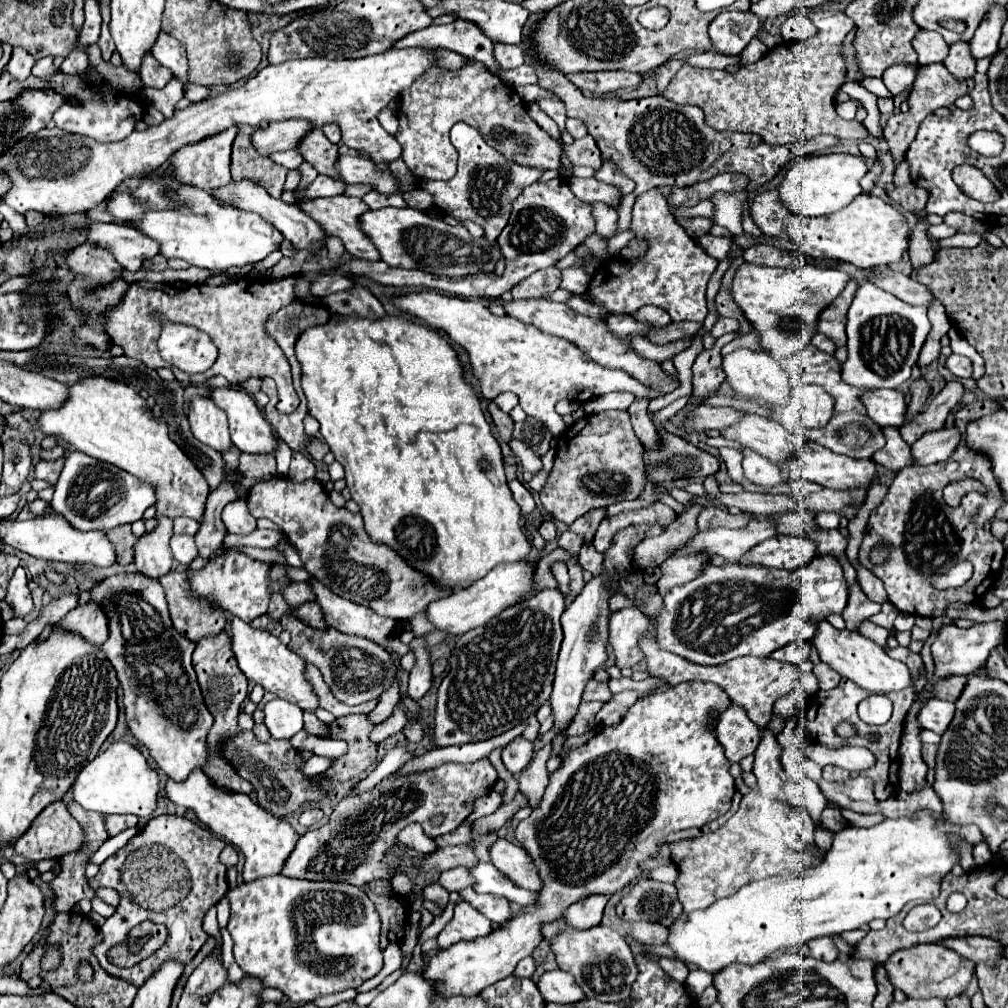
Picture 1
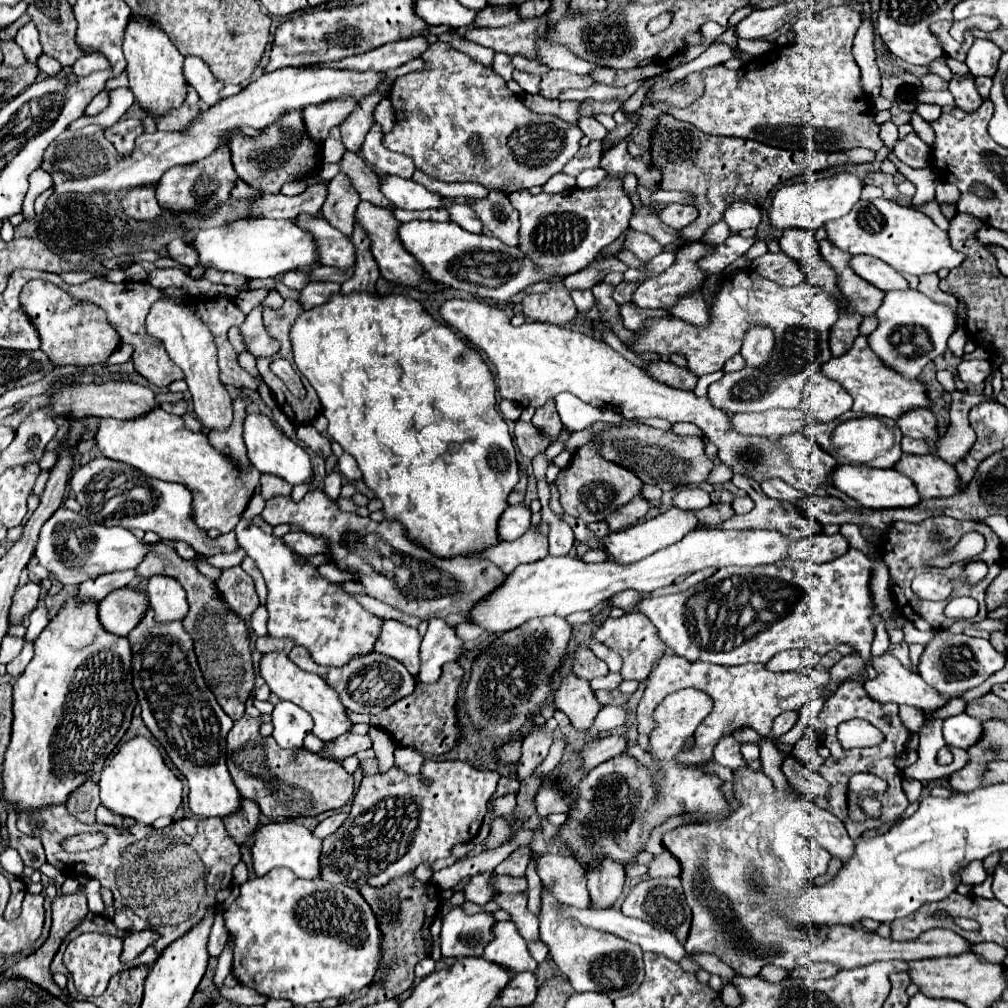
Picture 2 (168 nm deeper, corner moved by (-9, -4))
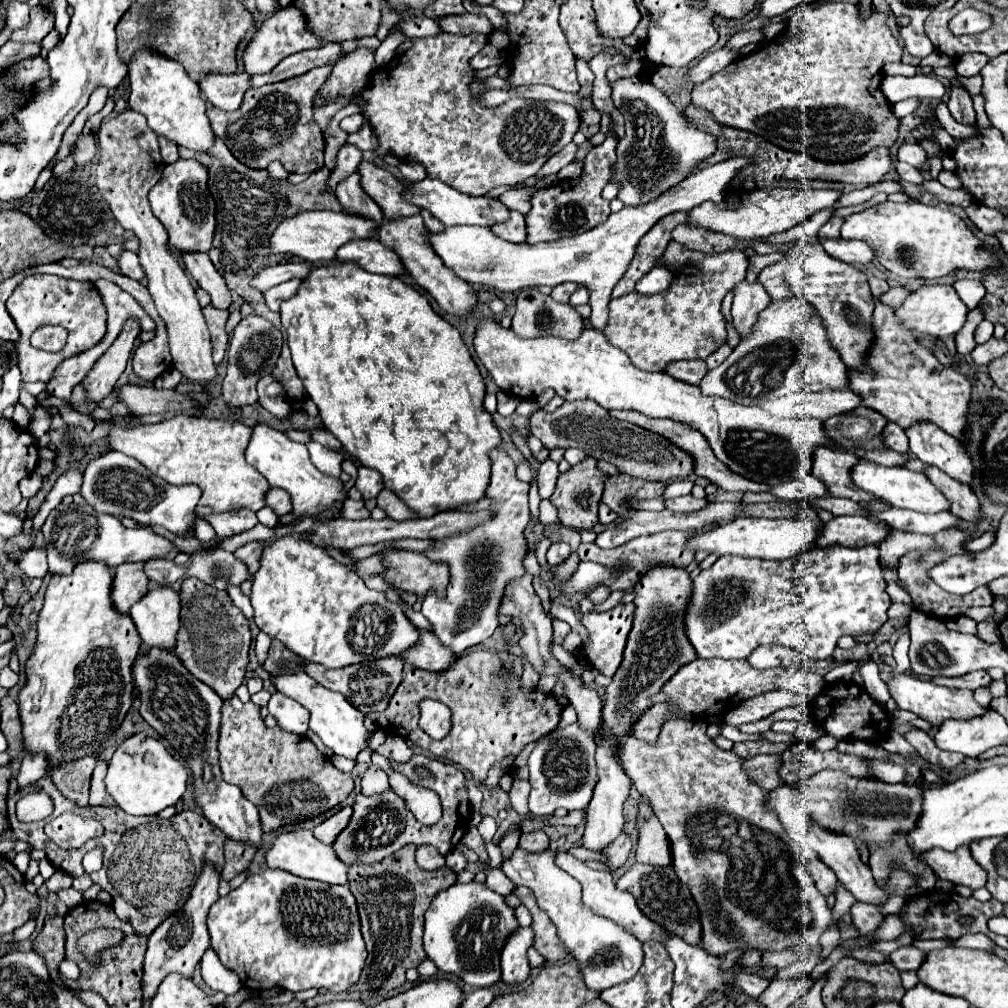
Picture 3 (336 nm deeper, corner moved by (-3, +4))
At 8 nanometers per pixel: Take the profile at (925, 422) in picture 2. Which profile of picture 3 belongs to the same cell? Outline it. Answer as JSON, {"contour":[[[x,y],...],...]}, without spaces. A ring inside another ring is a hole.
{"contour":[[[929,422],[913,424],[913,428],[907,428],[905,432],[913,456],[917,456],[925,464],[941,468],[955,480],[971,484],[975,466],[971,456],[959,444],[957,438],[949,436],[947,432],[941,432],[937,424],[929,424]]]}

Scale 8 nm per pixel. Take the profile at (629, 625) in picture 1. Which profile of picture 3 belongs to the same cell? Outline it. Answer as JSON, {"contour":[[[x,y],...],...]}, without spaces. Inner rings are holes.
{"contour":[[[617,604],[607,612],[591,612],[581,616],[581,624],[591,636],[591,646],[585,650],[587,660],[605,676],[613,676],[621,666],[625,640],[633,626],[635,604]]]}

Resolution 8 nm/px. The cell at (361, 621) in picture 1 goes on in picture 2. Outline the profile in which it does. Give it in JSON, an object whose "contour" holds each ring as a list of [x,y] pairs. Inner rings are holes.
{"contour":[[[385,620],[379,636],[379,644],[375,644],[375,652],[391,656],[405,664],[405,668],[417,676],[419,674],[419,646],[423,636],[417,628],[409,628],[395,620]]]}

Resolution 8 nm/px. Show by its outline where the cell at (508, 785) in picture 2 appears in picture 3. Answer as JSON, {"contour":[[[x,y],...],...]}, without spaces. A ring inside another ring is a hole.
{"contour":[[[483,816],[481,822],[477,824],[477,830],[479,830],[479,834],[483,836],[485,842],[493,840],[493,836],[495,836],[495,818],[491,818],[491,816]]]}

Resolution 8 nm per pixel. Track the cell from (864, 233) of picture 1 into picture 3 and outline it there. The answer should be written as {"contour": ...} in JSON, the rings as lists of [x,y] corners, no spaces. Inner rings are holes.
{"contour":[[[881,202],[861,212],[843,218],[841,238],[863,240],[869,244],[879,262],[897,276],[903,278],[939,278],[955,270],[985,270],[999,262],[999,256],[985,250],[981,240],[967,228],[967,224],[953,212],[939,206],[927,206],[921,202],[899,204]]]}

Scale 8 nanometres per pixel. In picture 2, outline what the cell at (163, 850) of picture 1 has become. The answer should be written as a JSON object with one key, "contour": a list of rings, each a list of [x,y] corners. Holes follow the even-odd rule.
{"contour":[[[55,804],[33,814],[21,810],[17,828],[27,836],[39,836],[47,862],[65,876],[97,878],[103,888],[109,888],[115,896],[115,926],[119,930],[159,932],[161,938],[145,952],[149,960],[155,960],[167,944],[193,928],[209,906],[215,906],[215,894],[231,886],[231,872],[241,860],[239,848],[227,836],[223,820],[219,818],[183,818],[163,830],[155,830],[141,822],[131,828],[115,828],[97,822],[83,824],[71,816],[63,804]],[[37,824],[41,824],[41,828],[35,828]],[[79,832],[103,832],[107,844],[95,852],[65,852],[61,846],[63,838]],[[203,902],[205,910],[199,910]],[[147,920],[159,920],[159,924],[149,924]]]}

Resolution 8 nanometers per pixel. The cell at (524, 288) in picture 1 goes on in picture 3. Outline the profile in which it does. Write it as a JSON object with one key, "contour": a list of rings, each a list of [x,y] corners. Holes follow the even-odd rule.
{"contour":[[[537,288],[521,290],[515,306],[517,312],[511,328],[521,338],[555,334],[575,340],[583,330],[583,320],[575,308],[541,294]]]}

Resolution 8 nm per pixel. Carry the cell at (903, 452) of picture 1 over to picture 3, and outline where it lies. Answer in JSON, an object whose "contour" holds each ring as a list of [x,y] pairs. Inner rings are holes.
{"contour":[[[925,466],[925,476],[943,492],[943,496],[951,504],[951,512],[961,520],[977,520],[979,518],[979,500],[971,486],[953,480],[945,472],[933,466]]]}

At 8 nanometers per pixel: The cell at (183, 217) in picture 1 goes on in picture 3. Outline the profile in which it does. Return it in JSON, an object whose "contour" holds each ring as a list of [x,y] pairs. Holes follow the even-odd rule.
{"contour":[[[301,212],[299,216],[291,216],[281,220],[273,234],[269,236],[269,250],[273,254],[293,254],[307,262],[331,262],[335,260],[335,252],[339,246],[353,238],[373,238],[375,224],[361,216],[351,216],[345,212]]]}

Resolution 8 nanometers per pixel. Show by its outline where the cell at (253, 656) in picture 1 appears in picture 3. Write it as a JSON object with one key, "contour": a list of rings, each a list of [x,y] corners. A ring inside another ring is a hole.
{"contour":[[[279,672],[277,676],[273,676],[273,684],[281,694],[287,694],[289,698],[297,700],[301,706],[305,706],[311,712],[311,720],[309,720],[309,728],[321,738],[321,742],[331,748],[335,754],[341,754],[345,758],[353,758],[357,756],[359,750],[365,748],[365,740],[369,736],[369,732],[363,726],[363,712],[359,712],[357,708],[353,708],[343,694],[327,690],[325,686],[317,684],[309,674],[305,672]]]}

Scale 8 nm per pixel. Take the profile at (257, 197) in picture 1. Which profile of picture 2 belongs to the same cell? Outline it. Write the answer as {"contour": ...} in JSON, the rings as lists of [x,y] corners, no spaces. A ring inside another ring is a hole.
{"contour":[[[297,216],[295,222],[307,228],[319,244],[319,260],[325,266],[351,268],[355,266],[355,246],[353,242],[333,228],[323,216]]]}

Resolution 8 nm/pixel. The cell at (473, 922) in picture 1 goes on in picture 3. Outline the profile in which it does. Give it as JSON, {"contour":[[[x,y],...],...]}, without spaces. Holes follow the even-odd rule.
{"contour":[[[517,928],[509,940],[505,940],[505,948],[501,950],[501,978],[509,984],[519,984],[529,976],[529,960],[527,950],[533,946],[531,928]]]}

